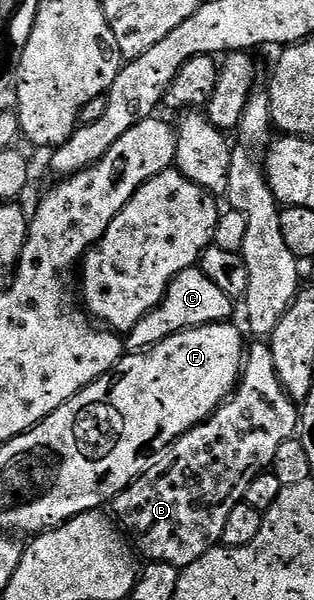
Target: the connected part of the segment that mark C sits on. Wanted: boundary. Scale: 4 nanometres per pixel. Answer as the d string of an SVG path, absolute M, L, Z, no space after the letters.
M199 267L187 268L179 272L174 279L168 283L168 289L154 310L150 310L135 326L128 329L126 333L126 344L132 350L147 350L170 338L175 332L181 332L187 328L197 328L207 324L219 324L228 322L232 317L233 297L222 294L214 282L210 282Z

